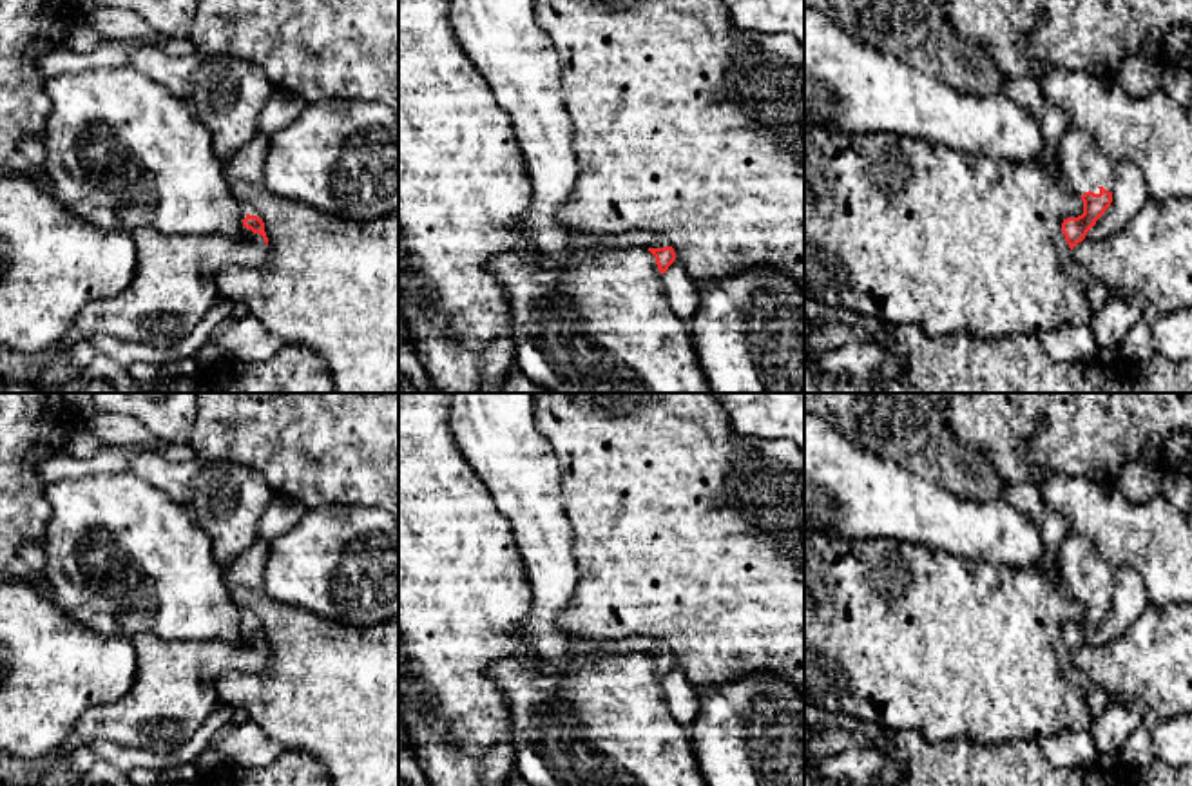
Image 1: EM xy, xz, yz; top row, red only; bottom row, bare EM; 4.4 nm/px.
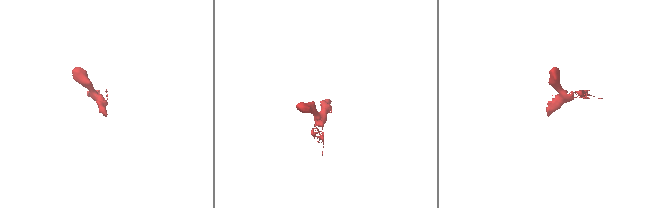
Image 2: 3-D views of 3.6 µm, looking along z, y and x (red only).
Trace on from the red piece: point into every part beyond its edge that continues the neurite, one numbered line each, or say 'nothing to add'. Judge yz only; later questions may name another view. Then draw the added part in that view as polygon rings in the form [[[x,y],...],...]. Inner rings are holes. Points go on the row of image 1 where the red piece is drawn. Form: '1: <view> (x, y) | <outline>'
1: yz (1084, 167) | [[[1069,129],[1058,143],[1058,156],[1063,183],[1076,194],[1100,194],[1100,188],[1112,192],[1116,174],[1114,163],[1094,143],[1083,129]]]
2: yz (1066, 254) | [[[1062,232],[1058,234],[1056,246],[1063,264],[1072,259],[1072,250],[1069,248],[1065,235]]]

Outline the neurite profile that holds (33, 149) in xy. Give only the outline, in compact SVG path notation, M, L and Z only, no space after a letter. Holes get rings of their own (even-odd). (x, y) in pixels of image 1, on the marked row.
M34 136L24 138L24 139L18 143L16 150L18 150L24 158L27 158L29 161L38 163L38 165L43 163L43 158L45 158L45 154L47 154L47 149L45 149L43 139L34 138Z

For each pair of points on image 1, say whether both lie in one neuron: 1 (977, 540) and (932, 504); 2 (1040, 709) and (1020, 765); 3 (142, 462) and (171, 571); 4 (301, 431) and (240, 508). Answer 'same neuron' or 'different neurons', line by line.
1: same neuron
2: different neurons
3: different neurons
4: different neurons

